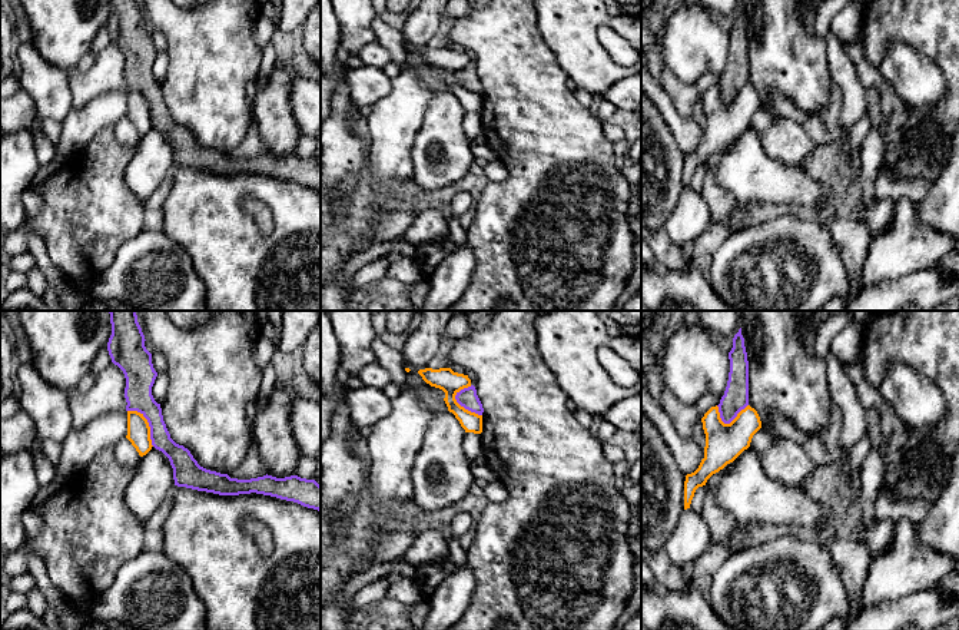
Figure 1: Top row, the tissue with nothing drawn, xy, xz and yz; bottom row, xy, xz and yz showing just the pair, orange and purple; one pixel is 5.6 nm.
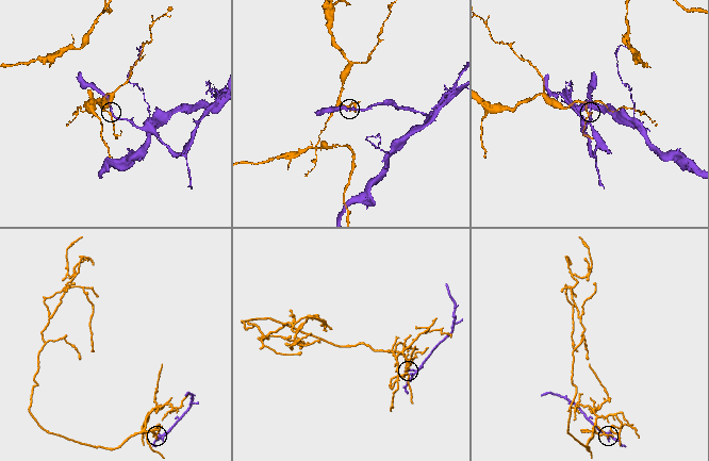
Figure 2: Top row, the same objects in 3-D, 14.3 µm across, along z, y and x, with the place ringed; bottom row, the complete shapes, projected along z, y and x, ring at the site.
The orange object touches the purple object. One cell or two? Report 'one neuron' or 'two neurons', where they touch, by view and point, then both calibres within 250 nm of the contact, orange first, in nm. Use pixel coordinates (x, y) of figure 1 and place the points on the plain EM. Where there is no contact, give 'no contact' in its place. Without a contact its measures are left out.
two neurons | xz (464, 88) | 130/110 nm

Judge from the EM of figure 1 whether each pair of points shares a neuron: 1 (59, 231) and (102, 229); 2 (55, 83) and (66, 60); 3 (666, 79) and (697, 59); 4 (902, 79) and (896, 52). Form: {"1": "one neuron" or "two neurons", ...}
{"1": "one neuron", "2": "two neurons", "3": "two neurons", "4": "one neuron"}

